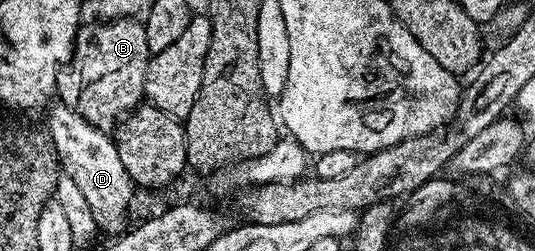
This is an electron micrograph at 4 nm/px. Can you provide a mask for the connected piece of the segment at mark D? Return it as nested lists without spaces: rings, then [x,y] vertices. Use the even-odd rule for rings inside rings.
[[[52,103],[48,112],[46,129],[57,152],[58,163],[64,175],[72,178],[82,191],[98,231],[122,233],[127,226],[125,222],[135,185],[120,161],[116,141],[104,129],[91,126],[81,114],[63,103]]]

